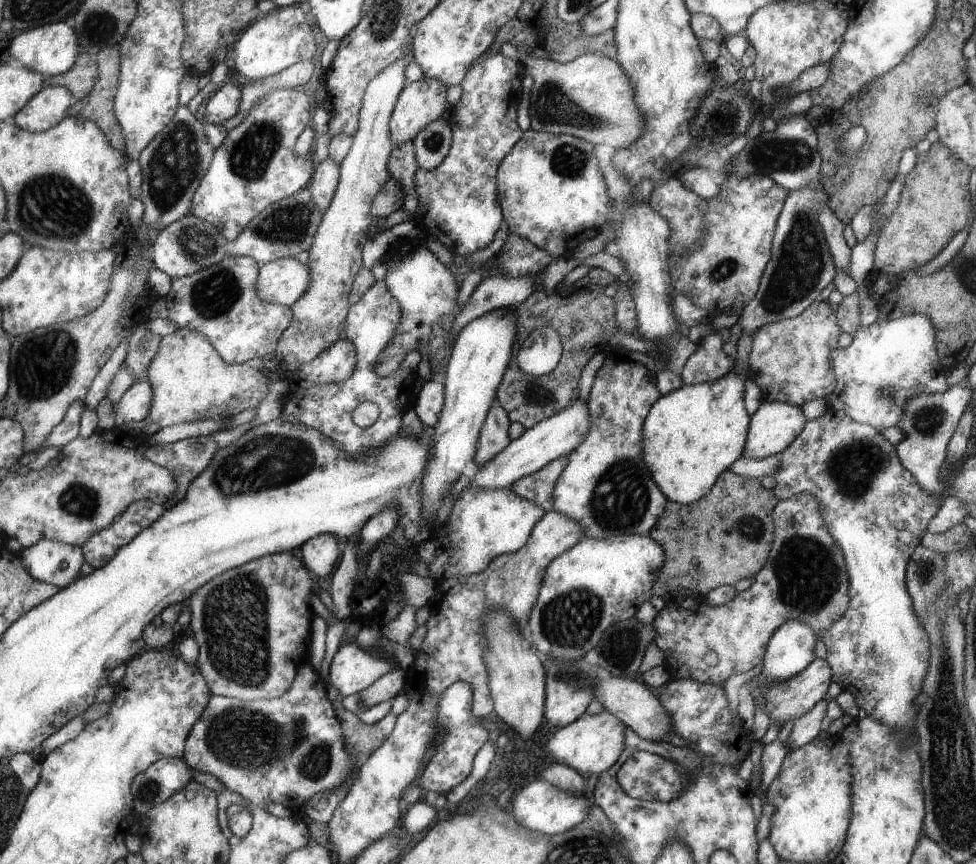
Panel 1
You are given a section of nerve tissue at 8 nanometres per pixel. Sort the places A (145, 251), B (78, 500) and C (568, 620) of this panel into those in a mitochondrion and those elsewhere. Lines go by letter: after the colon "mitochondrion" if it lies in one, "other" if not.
A: other
B: mitochondrion
C: mitochondrion

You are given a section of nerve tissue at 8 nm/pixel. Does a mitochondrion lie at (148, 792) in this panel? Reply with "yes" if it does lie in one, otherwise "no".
yes

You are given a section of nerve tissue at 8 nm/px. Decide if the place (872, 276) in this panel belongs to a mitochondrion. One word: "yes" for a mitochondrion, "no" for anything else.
no

